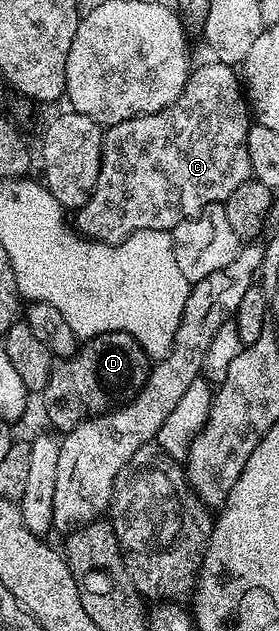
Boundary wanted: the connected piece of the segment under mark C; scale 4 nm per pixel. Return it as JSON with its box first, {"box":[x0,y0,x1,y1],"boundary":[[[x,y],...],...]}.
{"box":[77,60,252,240],"boundary":[[[210,60],[207,63],[191,73],[186,79],[186,89],[171,106],[105,131],[98,179],[90,199],[77,211],[83,235],[92,240],[121,240],[145,230],[173,231],[184,220],[197,218],[203,210],[225,203],[226,198],[251,177],[246,137],[252,125],[252,114],[239,71],[222,62]]]}

